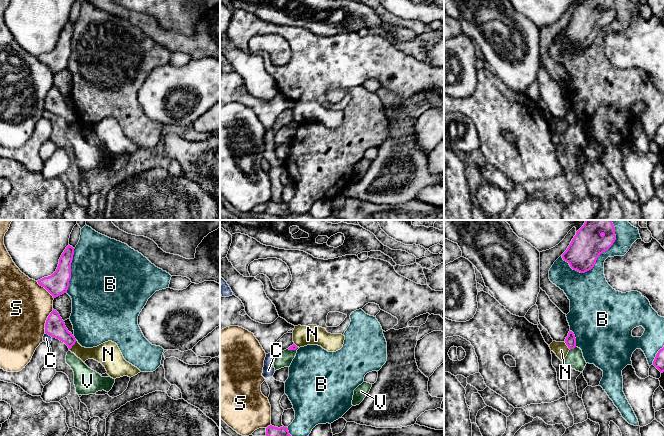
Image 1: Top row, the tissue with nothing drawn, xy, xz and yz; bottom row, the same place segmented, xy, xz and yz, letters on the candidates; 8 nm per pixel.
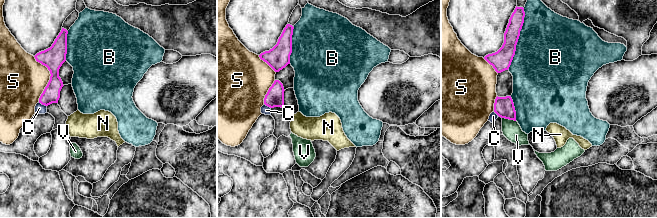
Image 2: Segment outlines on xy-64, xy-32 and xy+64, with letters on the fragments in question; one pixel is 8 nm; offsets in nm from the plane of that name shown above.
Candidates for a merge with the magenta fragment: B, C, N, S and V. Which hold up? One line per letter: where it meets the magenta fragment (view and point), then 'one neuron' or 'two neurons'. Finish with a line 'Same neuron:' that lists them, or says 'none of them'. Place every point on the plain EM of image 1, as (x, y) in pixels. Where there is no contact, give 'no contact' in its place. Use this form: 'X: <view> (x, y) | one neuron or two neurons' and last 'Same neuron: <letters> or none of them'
B: yz (596, 35) | two neurons
C: xy (49, 111) | two neurons
N: xy (73, 120) | two neurons
S: xy (46, 97) | two neurons
V: yz (572, 124) | two neurons
Same neuron: none of them

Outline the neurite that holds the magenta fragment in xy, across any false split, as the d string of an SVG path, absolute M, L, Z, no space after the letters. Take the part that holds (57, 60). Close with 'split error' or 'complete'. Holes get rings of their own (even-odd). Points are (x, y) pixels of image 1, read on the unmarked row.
M68 21L62 29L56 47L48 53L38 56L38 60L44 63L52 72L56 74L67 69L69 57L71 55L71 39L73 36L74 25Z; complete

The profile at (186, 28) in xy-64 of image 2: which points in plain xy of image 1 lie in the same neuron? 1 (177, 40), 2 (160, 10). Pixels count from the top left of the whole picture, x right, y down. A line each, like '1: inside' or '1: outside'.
1: inside
2: outside

